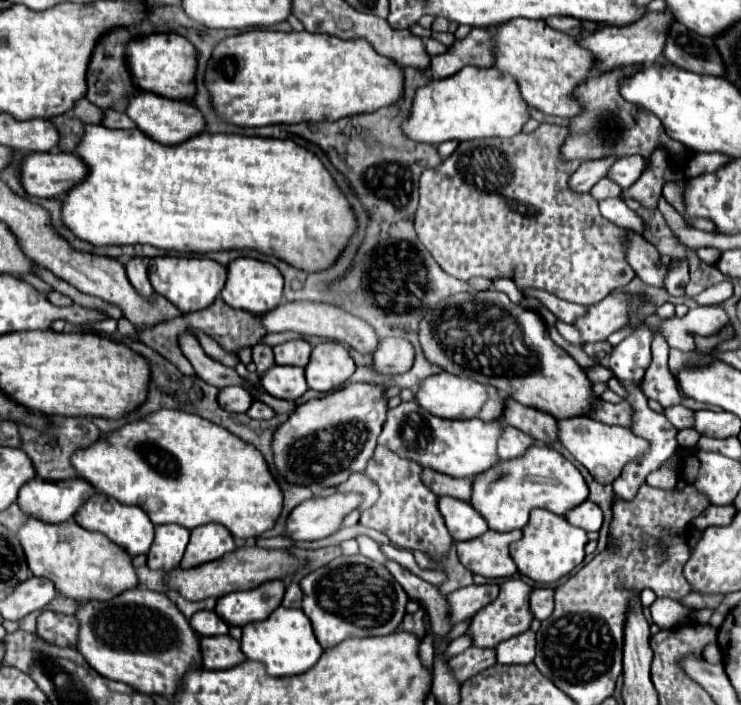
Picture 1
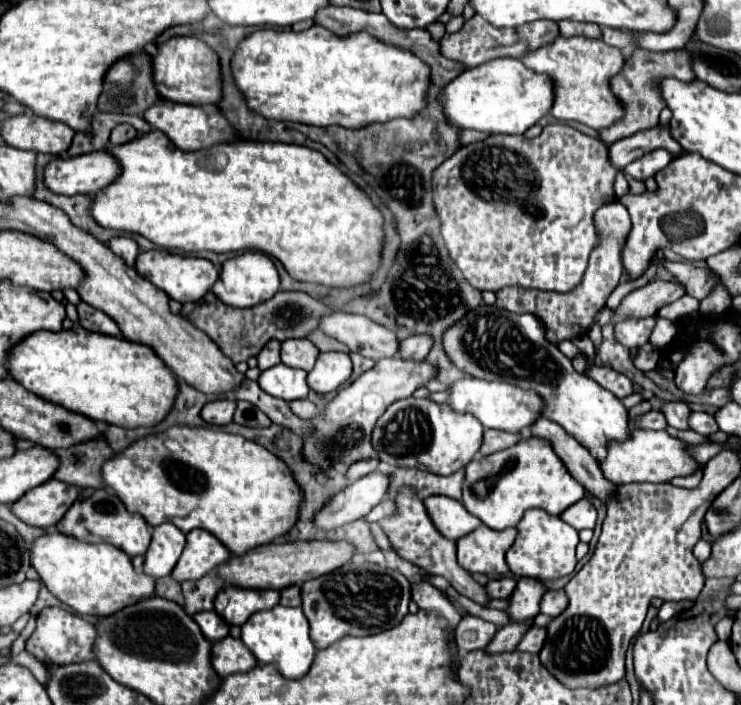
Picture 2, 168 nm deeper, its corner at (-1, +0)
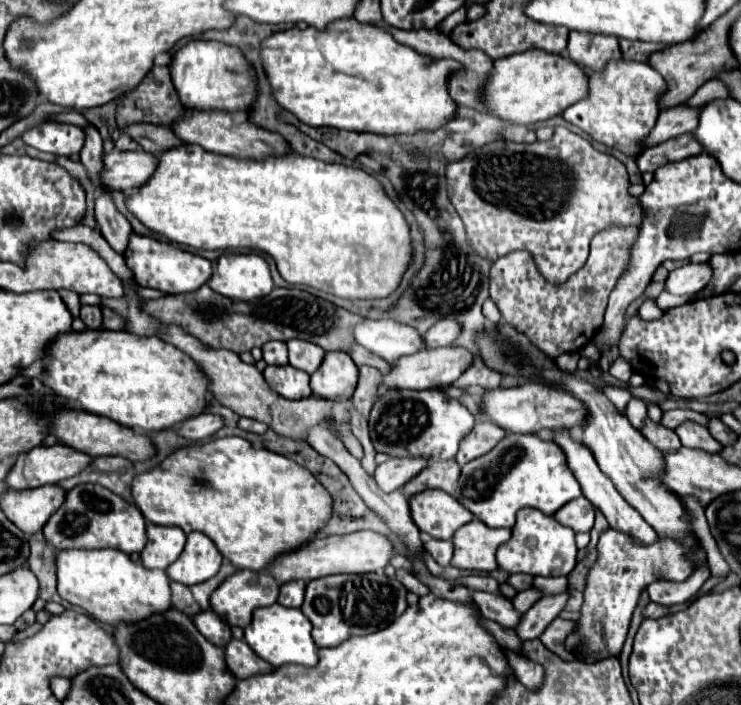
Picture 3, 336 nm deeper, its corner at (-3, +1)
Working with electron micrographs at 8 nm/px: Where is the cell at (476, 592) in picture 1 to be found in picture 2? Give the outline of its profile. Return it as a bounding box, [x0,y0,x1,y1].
[486,577,516,599]

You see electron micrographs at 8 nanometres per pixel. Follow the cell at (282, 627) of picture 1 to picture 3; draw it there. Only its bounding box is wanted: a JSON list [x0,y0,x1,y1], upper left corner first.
[244,604,318,666]

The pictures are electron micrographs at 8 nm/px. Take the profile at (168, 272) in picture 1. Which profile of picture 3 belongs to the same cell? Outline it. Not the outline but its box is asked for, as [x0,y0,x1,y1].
[124,234,214,294]

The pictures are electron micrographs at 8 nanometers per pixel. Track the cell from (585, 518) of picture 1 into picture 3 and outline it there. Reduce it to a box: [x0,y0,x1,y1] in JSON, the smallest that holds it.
[554,496,594,532]

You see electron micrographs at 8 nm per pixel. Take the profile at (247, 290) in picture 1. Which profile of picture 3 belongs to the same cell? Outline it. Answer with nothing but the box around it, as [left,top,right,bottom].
[208,254,274,302]

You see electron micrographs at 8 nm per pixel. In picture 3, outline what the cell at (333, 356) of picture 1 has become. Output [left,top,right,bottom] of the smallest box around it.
[310,352,358,400]

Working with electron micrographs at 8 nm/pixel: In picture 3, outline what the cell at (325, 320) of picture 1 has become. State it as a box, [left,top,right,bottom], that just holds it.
[352,318,424,364]

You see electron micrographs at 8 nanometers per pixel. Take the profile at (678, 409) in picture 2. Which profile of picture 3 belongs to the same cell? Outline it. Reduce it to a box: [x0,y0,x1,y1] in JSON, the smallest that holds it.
[674,420,722,452]

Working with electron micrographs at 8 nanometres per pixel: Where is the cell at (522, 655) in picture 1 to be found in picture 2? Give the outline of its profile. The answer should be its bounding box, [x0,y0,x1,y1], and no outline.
[518,627,546,653]

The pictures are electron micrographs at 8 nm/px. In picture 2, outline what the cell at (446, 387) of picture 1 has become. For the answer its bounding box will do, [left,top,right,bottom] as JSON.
[450,379,542,433]

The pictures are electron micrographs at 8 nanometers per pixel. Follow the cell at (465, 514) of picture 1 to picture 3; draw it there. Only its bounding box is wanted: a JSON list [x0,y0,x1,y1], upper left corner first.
[410,492,474,540]

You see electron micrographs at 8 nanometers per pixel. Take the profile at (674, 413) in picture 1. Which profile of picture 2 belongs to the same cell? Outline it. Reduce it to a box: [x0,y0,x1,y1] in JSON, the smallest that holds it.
[690,413,718,437]

